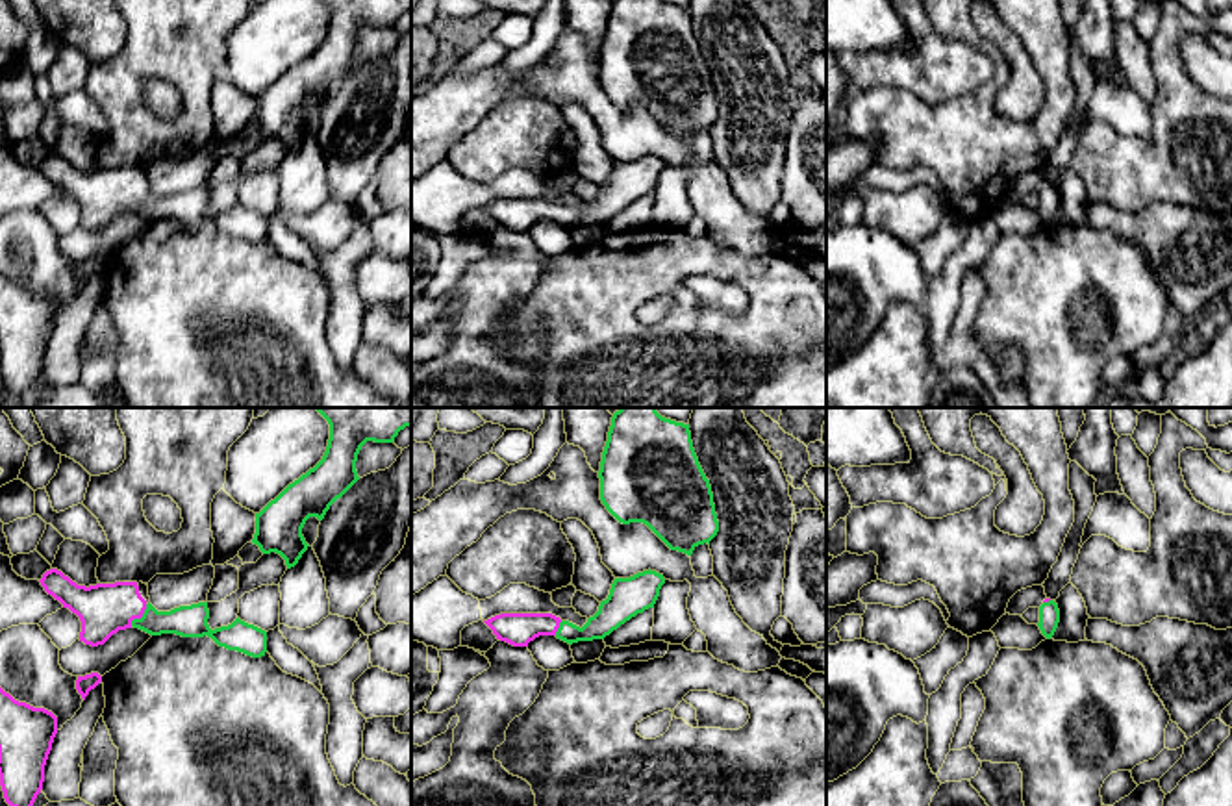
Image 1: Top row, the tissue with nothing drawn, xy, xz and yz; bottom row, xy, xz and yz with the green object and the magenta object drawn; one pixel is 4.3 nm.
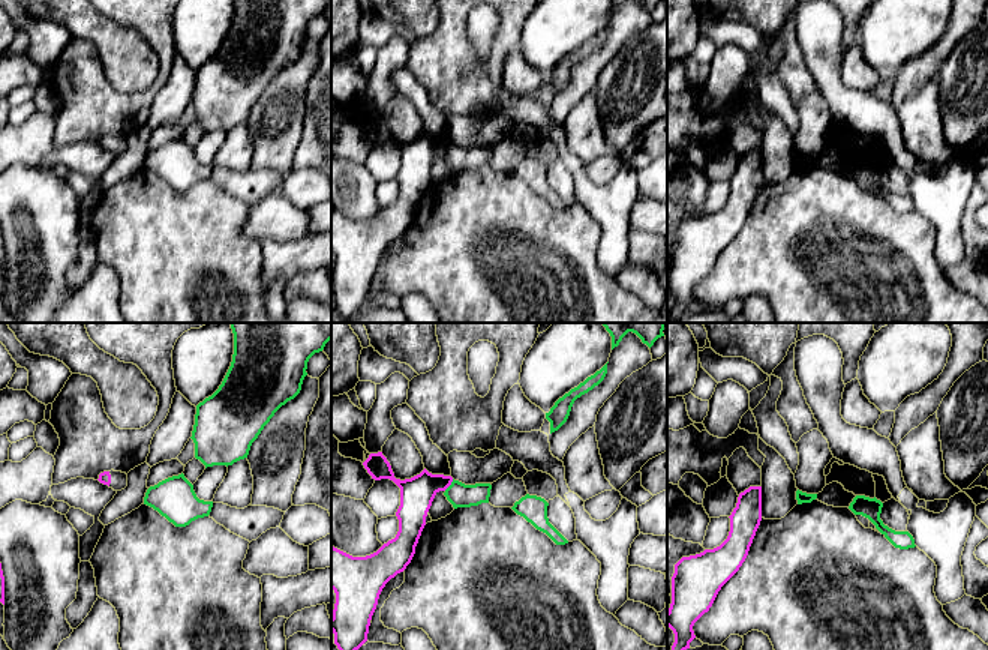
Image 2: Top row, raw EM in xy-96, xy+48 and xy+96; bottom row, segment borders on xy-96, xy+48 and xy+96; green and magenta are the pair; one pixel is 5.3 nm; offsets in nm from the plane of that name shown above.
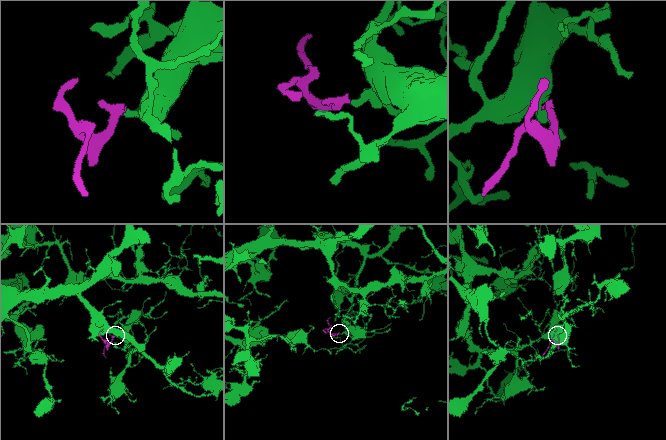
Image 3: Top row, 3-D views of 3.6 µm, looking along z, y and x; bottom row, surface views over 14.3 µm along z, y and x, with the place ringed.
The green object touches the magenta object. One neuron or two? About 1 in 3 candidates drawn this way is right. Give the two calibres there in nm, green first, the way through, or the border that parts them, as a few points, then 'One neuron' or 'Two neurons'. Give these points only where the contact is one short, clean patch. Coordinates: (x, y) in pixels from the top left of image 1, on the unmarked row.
Thickness 140 nm (green) against 220 nm. Path across: xy (189, 206), (150, 206), (141, 202), (128, 193), (104, 193). One neuron

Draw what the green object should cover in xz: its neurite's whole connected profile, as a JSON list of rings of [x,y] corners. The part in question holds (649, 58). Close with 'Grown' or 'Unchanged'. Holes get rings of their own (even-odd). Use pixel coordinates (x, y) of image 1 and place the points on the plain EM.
[[[613,0],[598,63],[606,94],[622,109],[647,109],[671,135],[691,141],[719,117],[689,9],[661,0]]]. Unchanged

